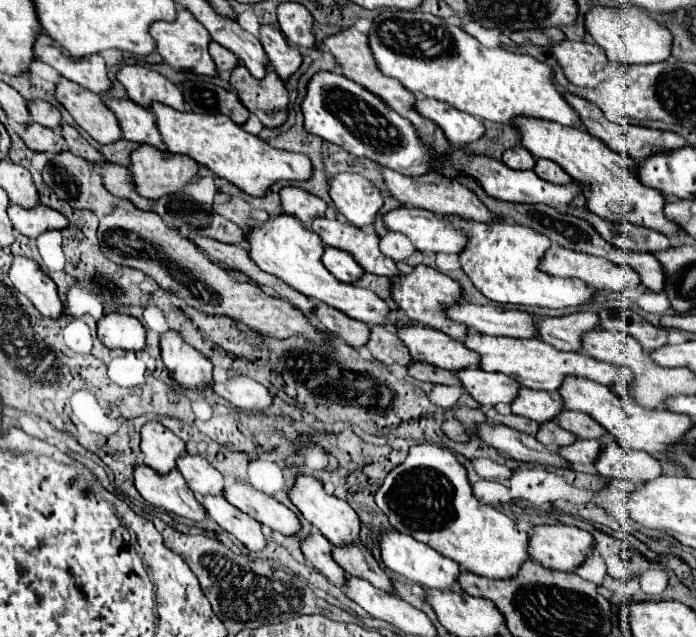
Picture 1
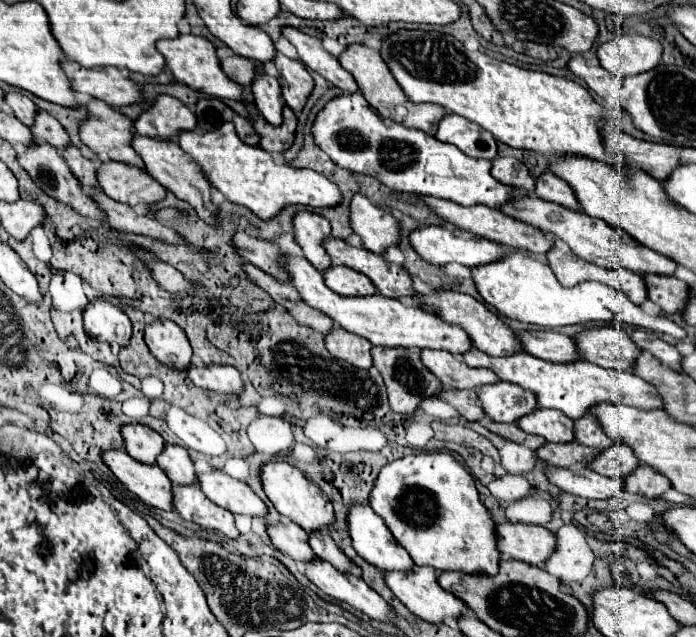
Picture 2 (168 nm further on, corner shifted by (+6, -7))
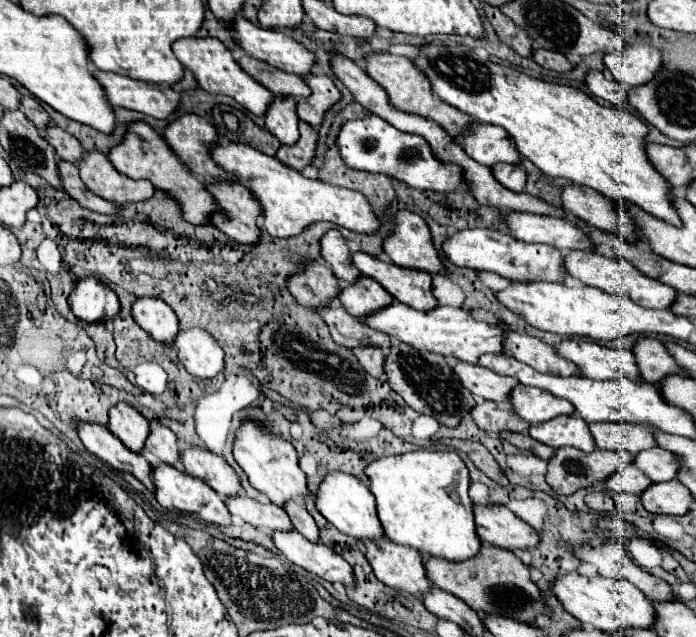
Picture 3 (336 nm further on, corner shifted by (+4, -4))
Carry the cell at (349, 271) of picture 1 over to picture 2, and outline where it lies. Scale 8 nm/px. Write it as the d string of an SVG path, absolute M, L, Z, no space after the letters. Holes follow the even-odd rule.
M329 266L325 272L325 284L343 296L369 296L375 294L375 286L361 272L355 272L345 266Z

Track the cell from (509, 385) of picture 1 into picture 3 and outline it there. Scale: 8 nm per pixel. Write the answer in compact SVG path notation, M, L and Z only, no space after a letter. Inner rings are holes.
M517 385L511 393L511 407L519 417L529 421L531 425L539 425L547 419L555 419L559 415L573 415L575 409L567 399L555 397L543 389Z

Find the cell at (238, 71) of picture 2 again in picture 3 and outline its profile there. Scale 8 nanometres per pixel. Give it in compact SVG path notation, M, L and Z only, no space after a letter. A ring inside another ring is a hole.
M243 55L239 59L239 65L263 87L267 87L275 95L285 95L285 97L309 97L311 89L307 87L305 79L293 73L283 73L281 69L275 69L267 65L265 61L259 61L251 55Z

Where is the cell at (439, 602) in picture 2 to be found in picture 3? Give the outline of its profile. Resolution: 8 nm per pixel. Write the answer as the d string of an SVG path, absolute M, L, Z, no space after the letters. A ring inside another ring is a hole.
M387 537L361 543L365 545L365 557L381 583L403 589L415 597L423 597L431 589L419 551L405 545L395 545Z

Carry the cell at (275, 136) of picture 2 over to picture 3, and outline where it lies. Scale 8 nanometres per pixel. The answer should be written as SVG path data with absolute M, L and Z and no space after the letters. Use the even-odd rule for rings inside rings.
M299 121L299 131L301 131L299 141L293 147L281 145L277 151L277 159L291 169L303 171L305 167L311 165L315 157L315 145L317 145L319 135L317 135L317 129L307 125L305 121Z

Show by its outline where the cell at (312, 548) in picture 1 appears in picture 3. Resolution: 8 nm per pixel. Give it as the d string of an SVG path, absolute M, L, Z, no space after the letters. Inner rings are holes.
M235 495L235 497L227 497L225 505L227 505L231 515L239 515L241 519L245 519L251 525L265 527L269 531L275 531L275 529L289 531L289 529L293 529L291 519L283 511L283 507L277 507L275 503L255 501L247 495Z

